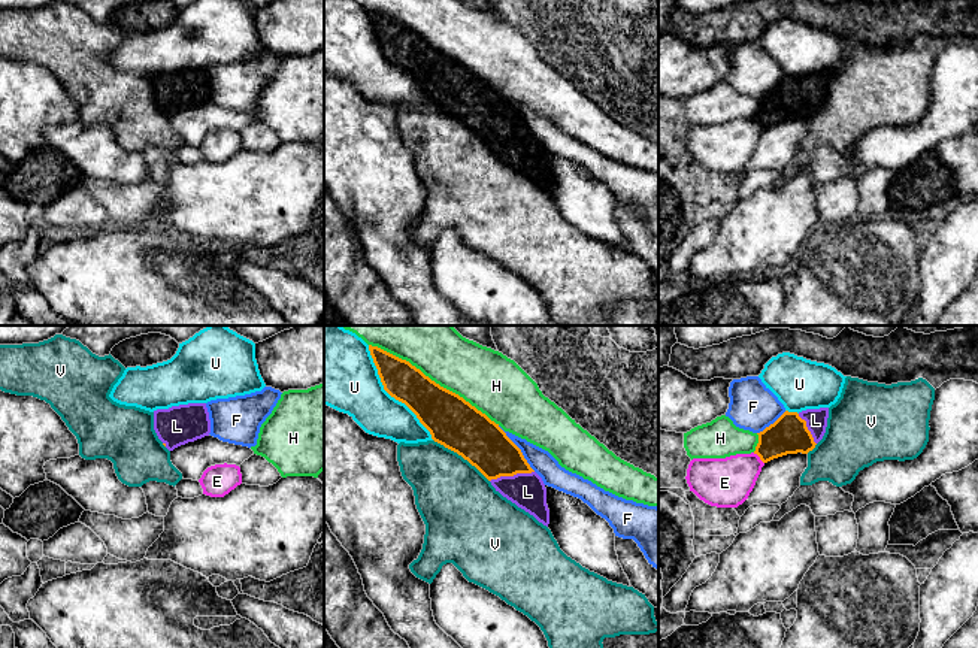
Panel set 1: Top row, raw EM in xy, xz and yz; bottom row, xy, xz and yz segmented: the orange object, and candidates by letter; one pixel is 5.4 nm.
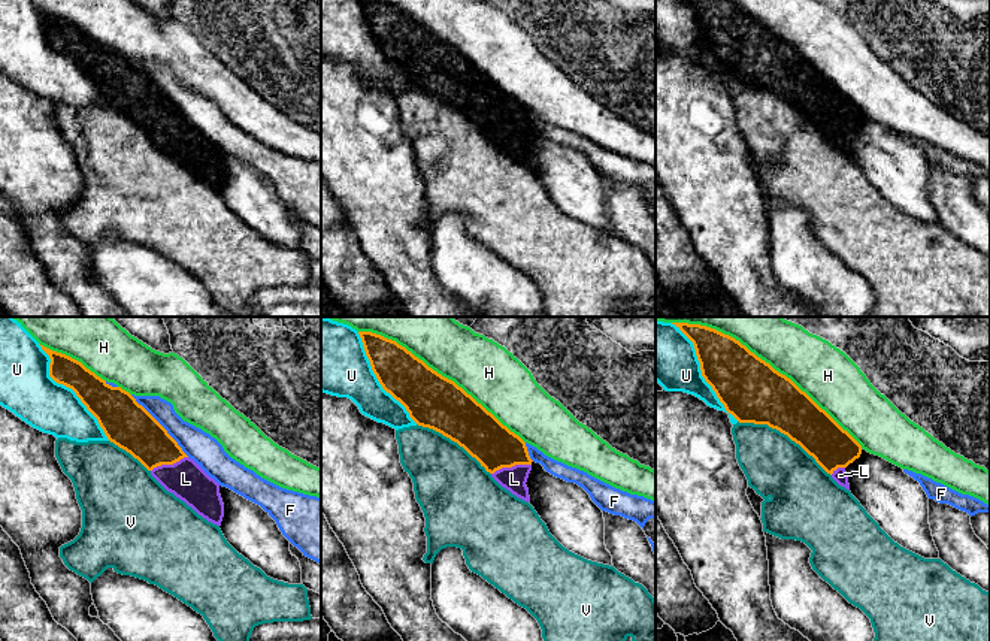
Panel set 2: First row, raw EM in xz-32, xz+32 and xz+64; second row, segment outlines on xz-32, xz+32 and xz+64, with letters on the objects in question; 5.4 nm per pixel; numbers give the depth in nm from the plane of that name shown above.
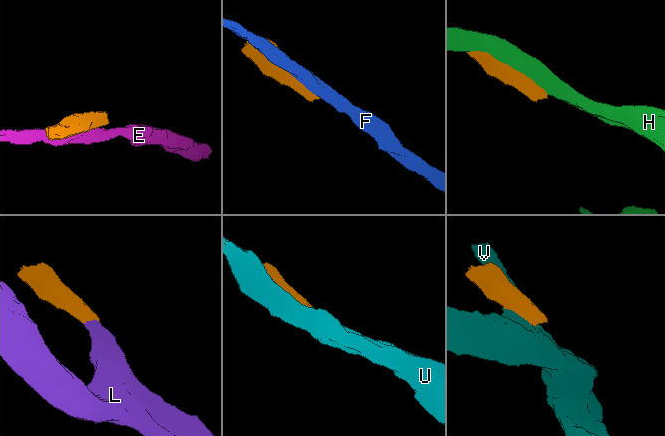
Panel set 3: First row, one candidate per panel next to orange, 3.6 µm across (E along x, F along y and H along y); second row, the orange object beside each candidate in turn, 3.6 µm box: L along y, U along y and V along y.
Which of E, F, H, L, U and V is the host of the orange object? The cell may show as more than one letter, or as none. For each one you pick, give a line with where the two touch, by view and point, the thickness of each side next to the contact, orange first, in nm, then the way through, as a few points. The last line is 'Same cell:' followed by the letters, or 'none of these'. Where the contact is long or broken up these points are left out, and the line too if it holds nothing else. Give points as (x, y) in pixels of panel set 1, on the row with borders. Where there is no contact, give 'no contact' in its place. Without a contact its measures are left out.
L: xz (511, 475) | 260/190 nm | across xz (480, 441), (511, 475), (527, 491)
Same cell: L

